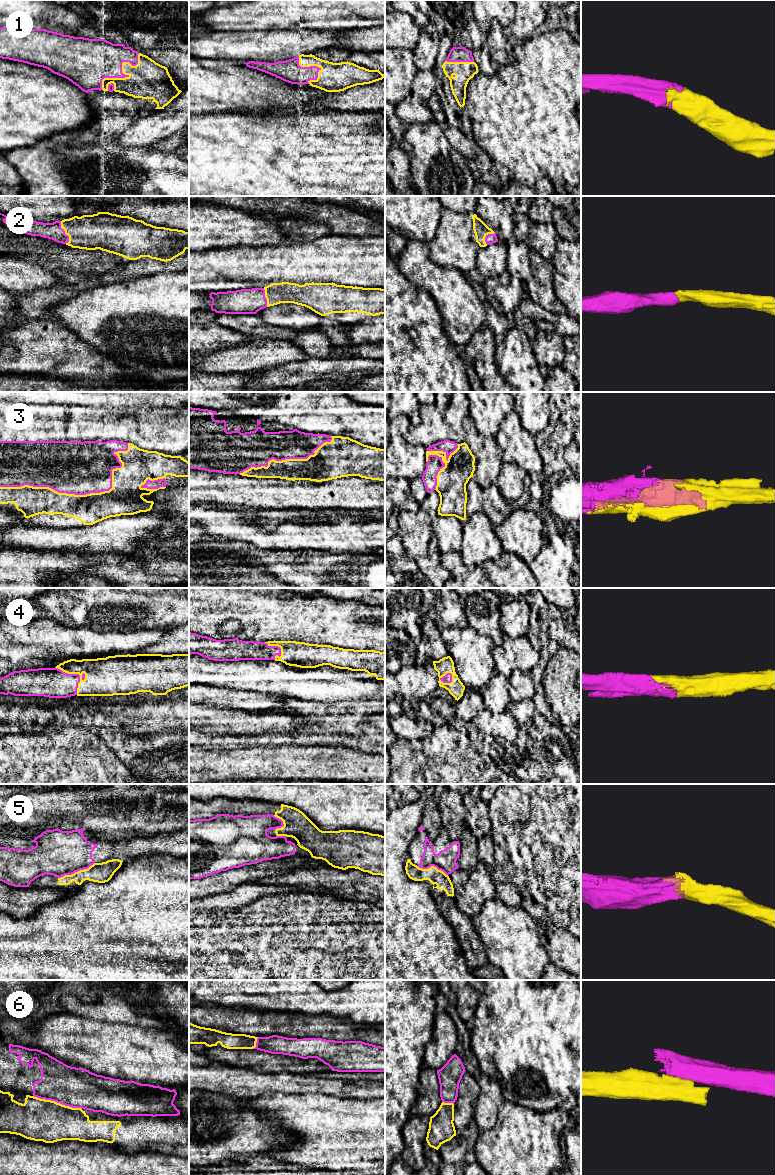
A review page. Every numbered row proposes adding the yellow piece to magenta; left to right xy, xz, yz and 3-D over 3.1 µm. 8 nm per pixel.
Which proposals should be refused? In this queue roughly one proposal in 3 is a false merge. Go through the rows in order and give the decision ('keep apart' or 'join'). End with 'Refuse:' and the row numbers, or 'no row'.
1: join
2: join
3: join
4: join
5: keep apart
6: keep apart
Refuse: 5, 6

